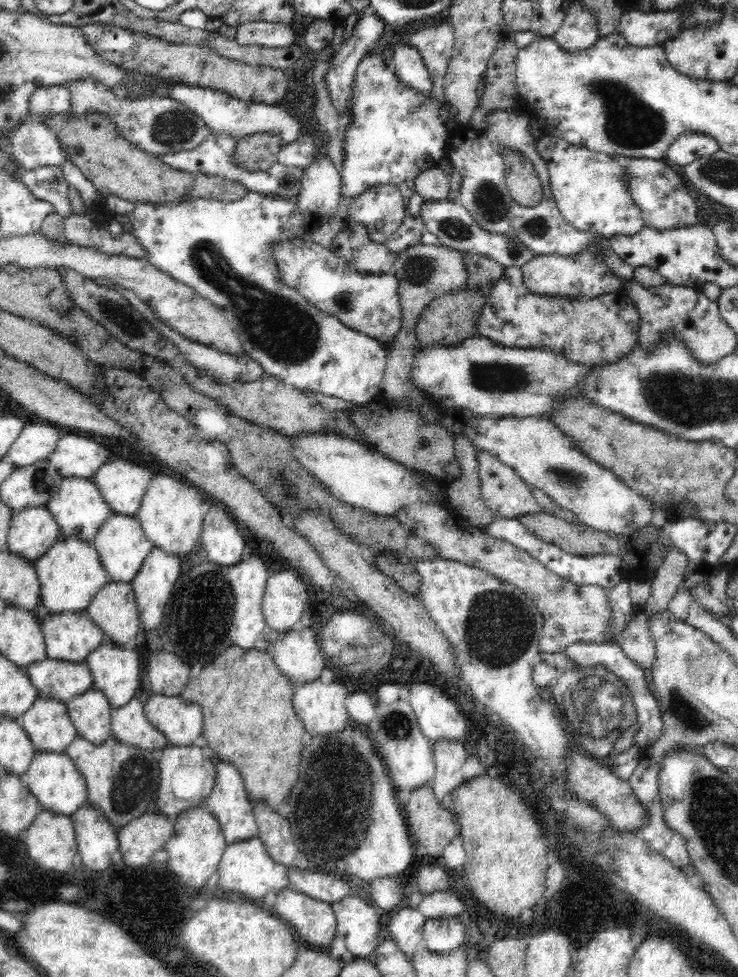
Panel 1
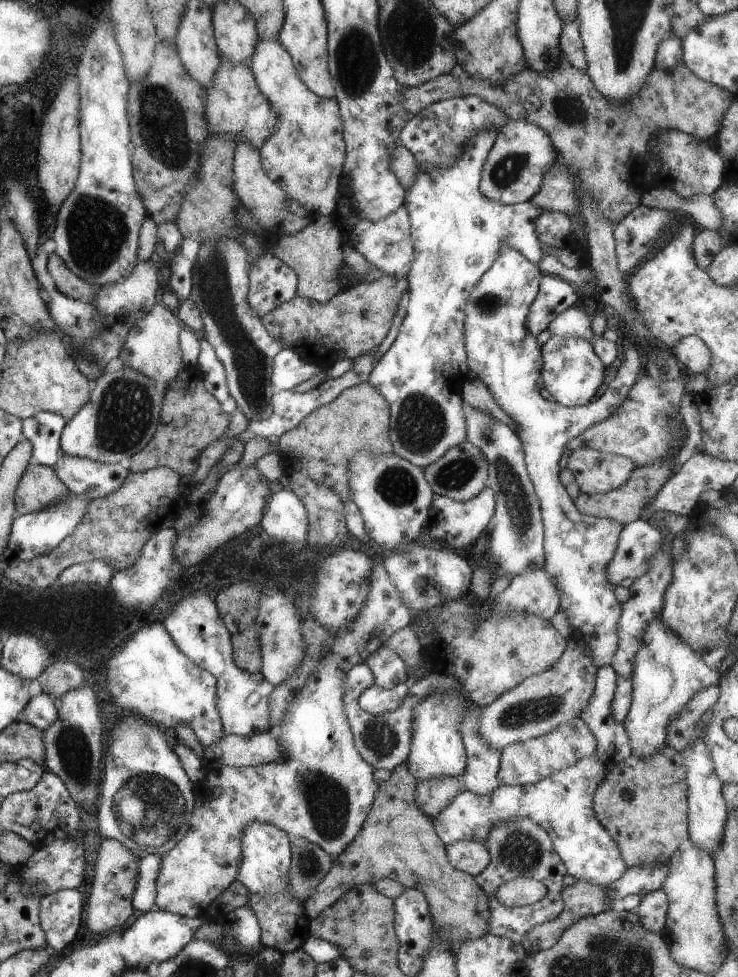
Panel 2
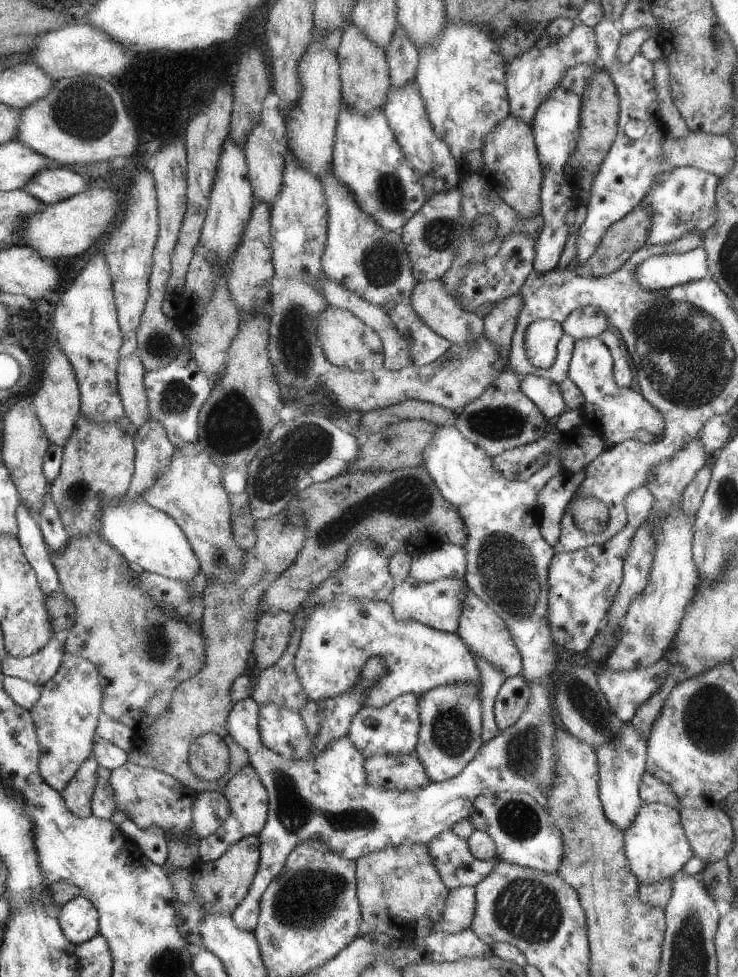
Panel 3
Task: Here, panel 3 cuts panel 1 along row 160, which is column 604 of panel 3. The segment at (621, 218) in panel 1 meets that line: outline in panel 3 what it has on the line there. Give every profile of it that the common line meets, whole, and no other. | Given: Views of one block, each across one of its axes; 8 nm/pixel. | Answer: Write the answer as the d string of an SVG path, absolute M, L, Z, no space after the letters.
M643 485L625 495L626 523L603 544L591 545L567 553L554 553L547 569L547 622L552 639L559 646L583 654L599 632L607 609L622 581L622 564L637 527L644 522L653 506L654 496Z

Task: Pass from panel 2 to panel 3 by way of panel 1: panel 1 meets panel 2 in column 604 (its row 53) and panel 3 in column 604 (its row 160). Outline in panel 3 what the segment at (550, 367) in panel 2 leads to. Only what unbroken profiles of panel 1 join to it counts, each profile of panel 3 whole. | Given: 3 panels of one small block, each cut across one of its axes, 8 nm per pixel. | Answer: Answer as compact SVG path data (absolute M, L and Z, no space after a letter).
M596 337L574 339L567 378L581 391L584 398L584 403L581 406L582 425L591 428L595 435L613 444L629 438L644 443L651 442L655 436L659 436L663 432L663 415L656 411L656 408L653 408L640 394L631 389L619 387L614 381L612 364L615 354Z

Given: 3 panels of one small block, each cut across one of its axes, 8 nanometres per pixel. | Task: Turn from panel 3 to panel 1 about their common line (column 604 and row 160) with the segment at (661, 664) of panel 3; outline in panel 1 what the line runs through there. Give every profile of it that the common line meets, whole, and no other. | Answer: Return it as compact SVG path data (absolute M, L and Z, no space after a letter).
M698 133L681 134L667 150L666 159L675 168L688 166L695 160L712 156L719 149L714 139Z

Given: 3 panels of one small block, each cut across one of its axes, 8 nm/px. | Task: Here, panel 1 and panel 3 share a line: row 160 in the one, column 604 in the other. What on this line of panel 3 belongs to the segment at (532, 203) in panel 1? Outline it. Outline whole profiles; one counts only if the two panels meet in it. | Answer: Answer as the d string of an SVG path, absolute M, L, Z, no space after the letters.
M574 494L565 511L570 512L572 522L579 530L592 535L600 533L608 521L607 505L593 497Z

